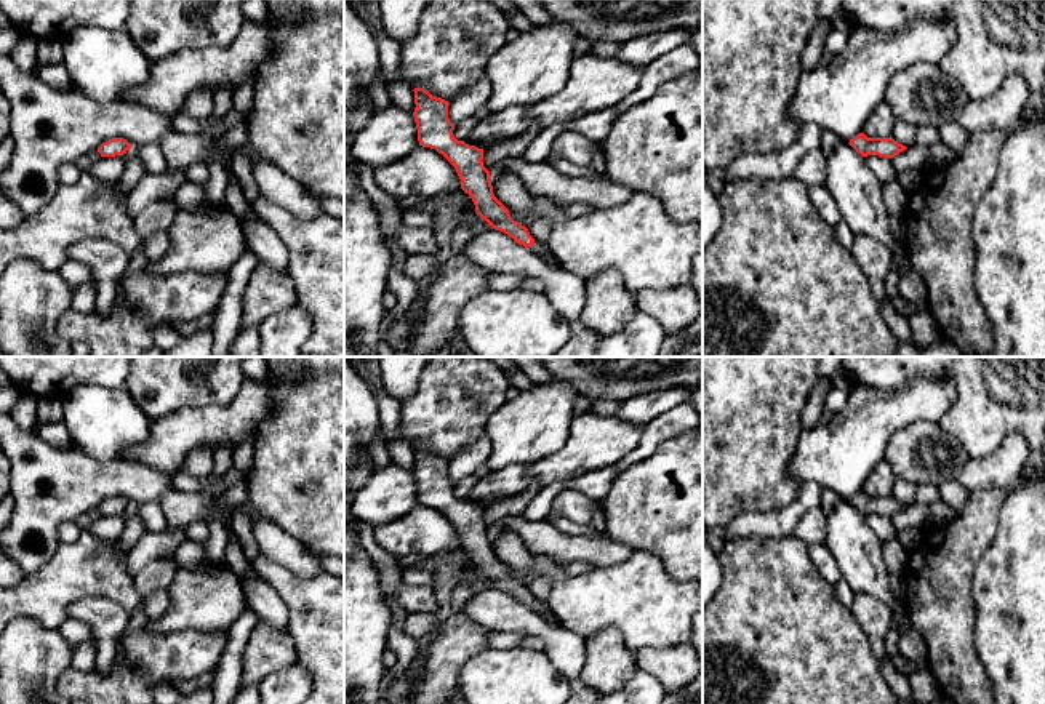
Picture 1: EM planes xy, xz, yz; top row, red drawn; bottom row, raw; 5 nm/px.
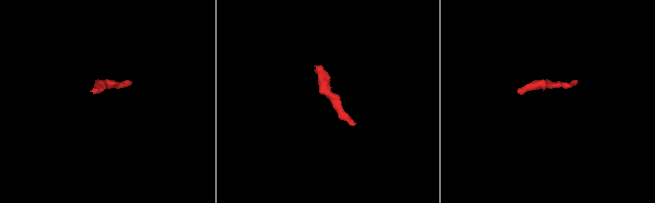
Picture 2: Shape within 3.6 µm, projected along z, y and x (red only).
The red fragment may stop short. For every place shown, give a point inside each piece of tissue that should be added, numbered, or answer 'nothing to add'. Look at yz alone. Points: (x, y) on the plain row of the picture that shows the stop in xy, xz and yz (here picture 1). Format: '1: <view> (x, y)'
nothing to add

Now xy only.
nothing to add

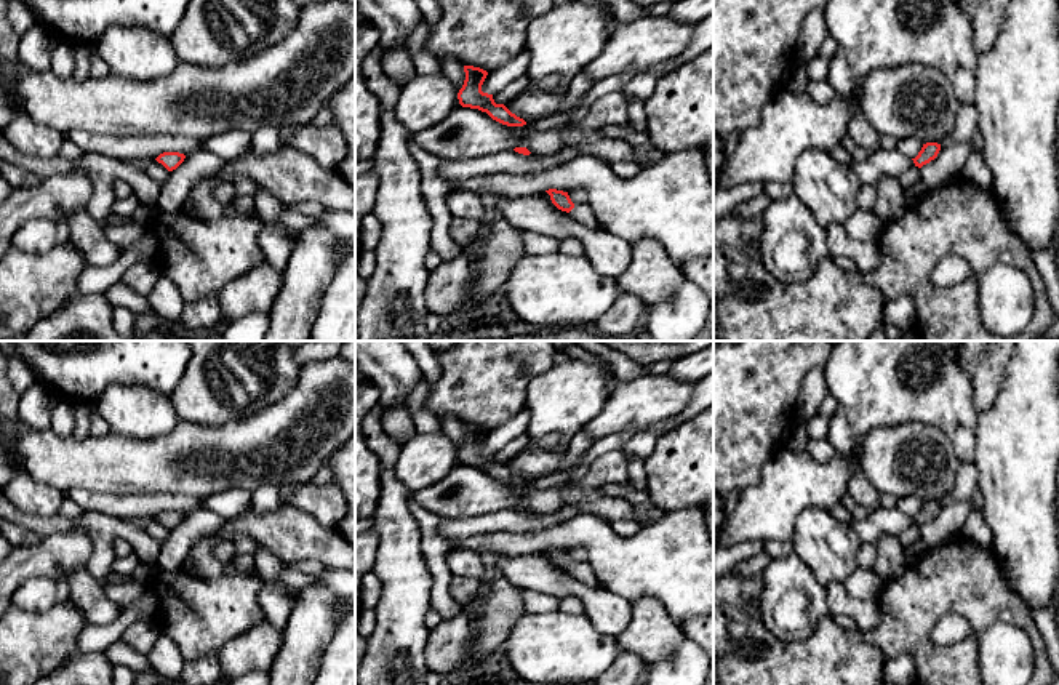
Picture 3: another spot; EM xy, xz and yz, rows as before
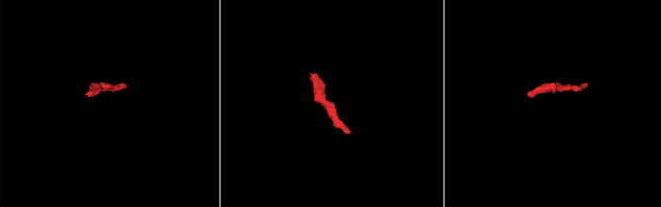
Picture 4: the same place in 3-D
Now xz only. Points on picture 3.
1: xz (583, 572)

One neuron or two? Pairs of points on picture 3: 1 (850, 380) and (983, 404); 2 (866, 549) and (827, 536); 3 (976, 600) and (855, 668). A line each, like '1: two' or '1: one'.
1: two
2: two
3: two

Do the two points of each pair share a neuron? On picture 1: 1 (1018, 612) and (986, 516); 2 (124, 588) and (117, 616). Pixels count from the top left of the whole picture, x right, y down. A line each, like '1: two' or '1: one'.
1: two
2: two

